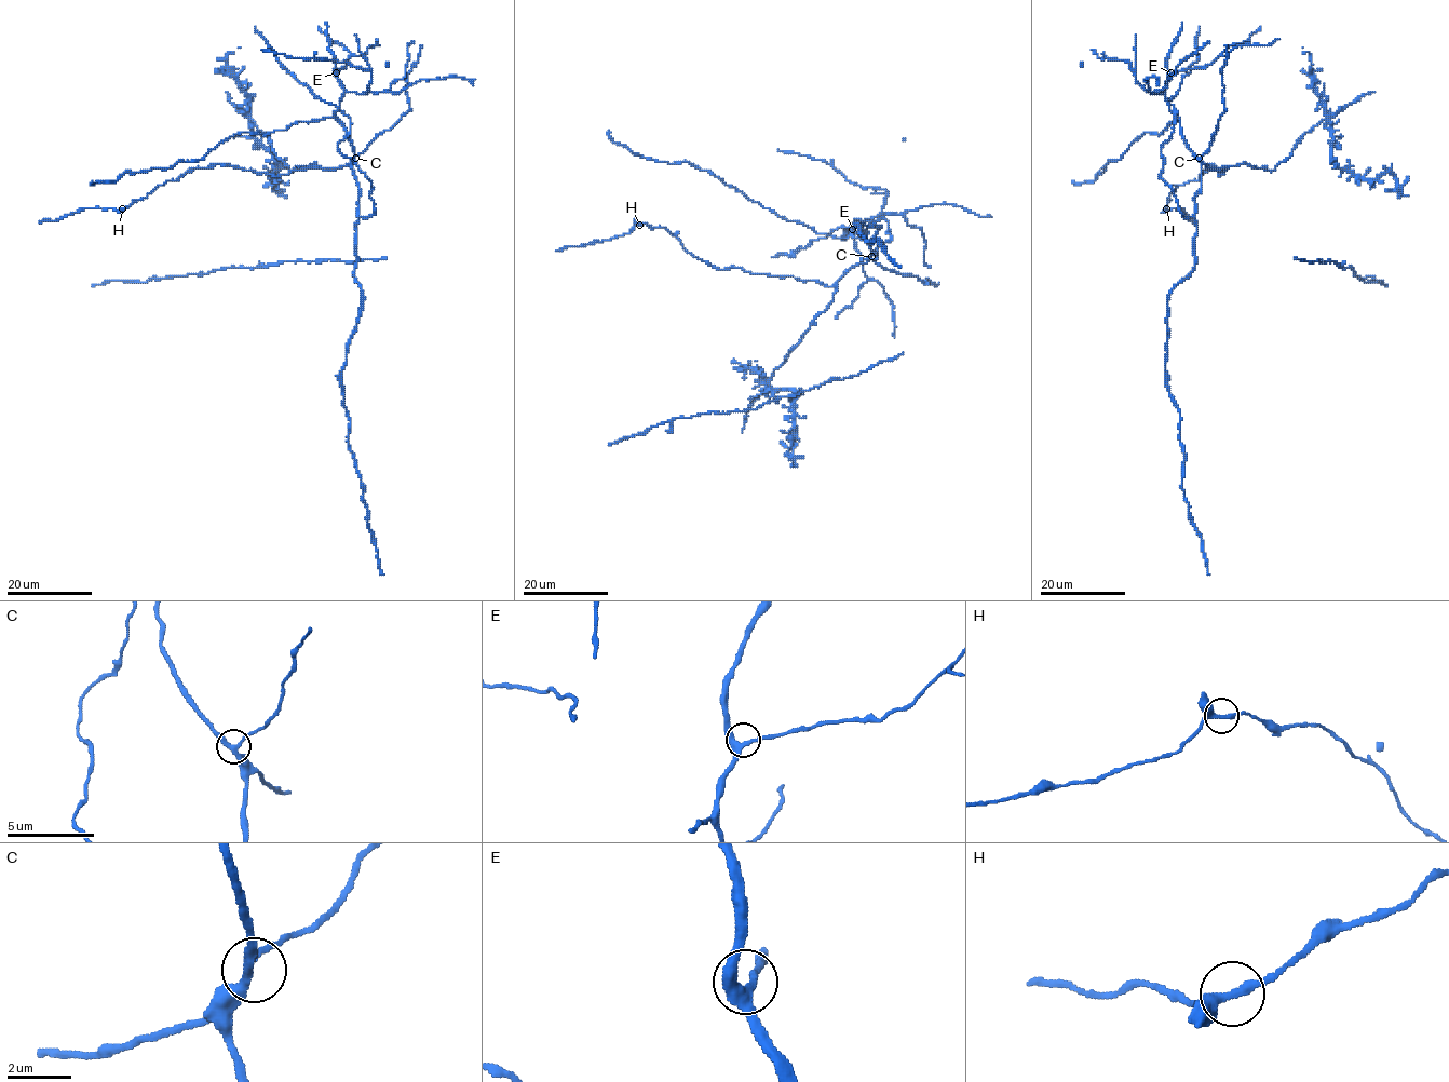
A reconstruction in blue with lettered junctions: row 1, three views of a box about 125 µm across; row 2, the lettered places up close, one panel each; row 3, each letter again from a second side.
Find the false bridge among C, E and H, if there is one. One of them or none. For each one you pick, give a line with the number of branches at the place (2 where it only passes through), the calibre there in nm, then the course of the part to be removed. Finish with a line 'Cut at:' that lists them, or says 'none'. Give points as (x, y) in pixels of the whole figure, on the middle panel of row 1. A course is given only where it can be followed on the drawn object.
Cut at: none

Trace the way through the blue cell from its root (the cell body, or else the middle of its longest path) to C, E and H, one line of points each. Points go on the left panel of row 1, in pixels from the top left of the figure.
C: (315, 164), (323, 168), (339, 168), (355, 158)
E: (315, 164), (323, 168), (339, 168), (354, 158), (347, 130), (334, 113), (343, 93), (336, 72)
H: (315, 164), (319, 165), (275, 176), (227, 164), (197, 167), (176, 180), (158, 186), (146, 197), (122, 208)

